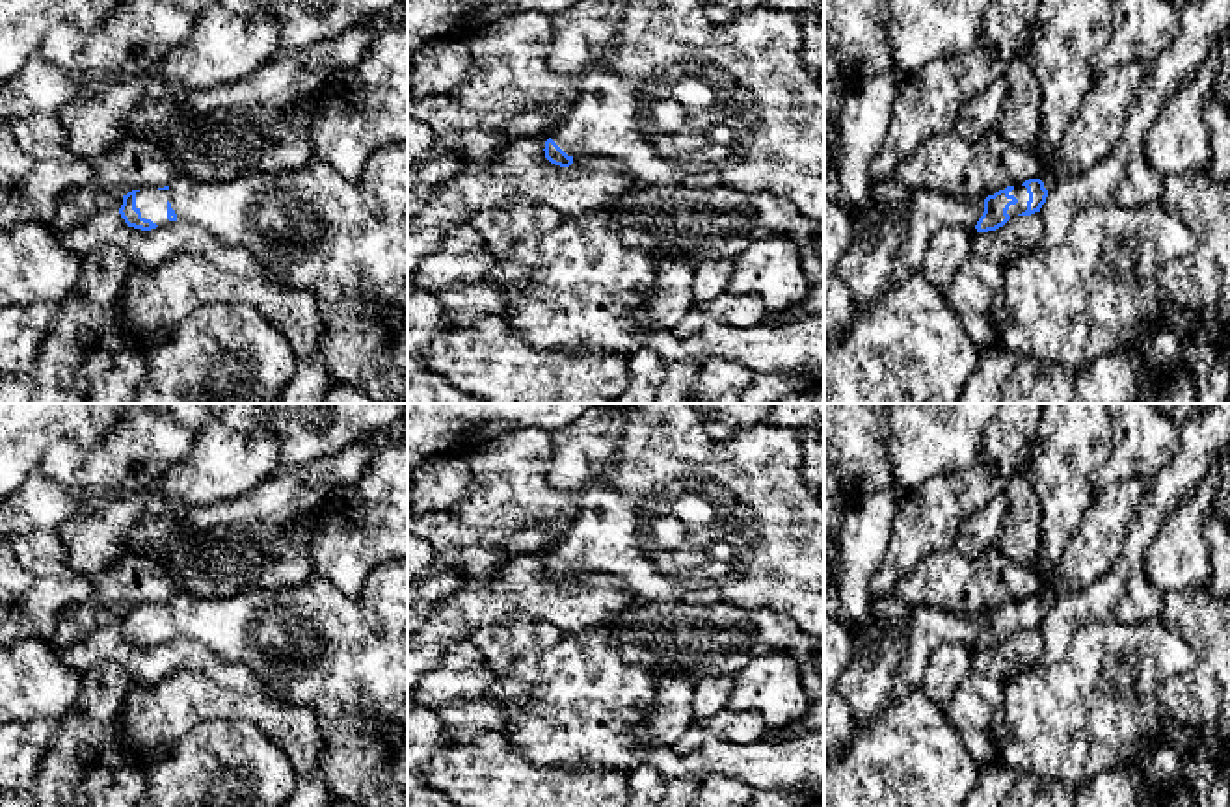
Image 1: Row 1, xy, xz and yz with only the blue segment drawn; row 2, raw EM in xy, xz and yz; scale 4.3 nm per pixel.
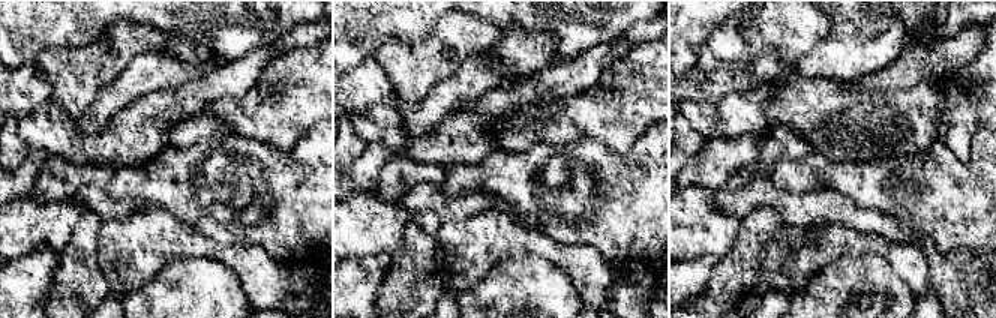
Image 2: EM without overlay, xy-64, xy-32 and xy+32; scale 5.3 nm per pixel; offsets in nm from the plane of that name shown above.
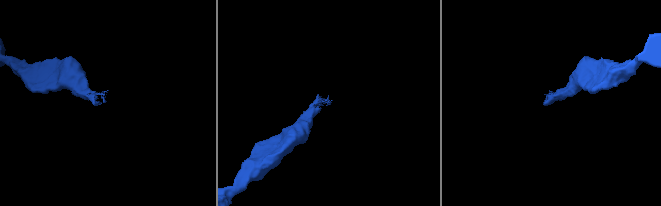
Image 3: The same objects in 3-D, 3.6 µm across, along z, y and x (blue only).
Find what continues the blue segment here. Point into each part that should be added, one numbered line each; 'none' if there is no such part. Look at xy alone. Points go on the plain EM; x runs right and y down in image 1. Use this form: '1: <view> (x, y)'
1: xy (313, 646)

